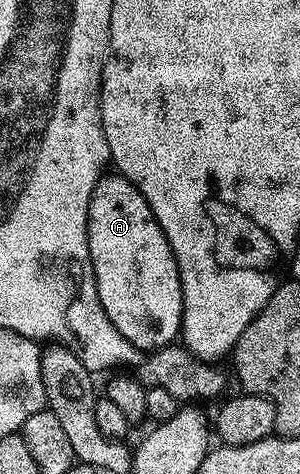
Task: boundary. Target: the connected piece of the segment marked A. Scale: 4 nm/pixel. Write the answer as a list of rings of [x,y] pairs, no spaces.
[[[102,175],[95,183],[89,200],[89,218],[87,219],[87,243],[89,258],[93,264],[95,283],[99,291],[99,303],[107,311],[107,319],[115,323],[115,331],[123,335],[142,351],[162,349],[178,340],[181,332],[181,312],[183,311],[183,291],[179,279],[179,267],[175,255],[167,243],[167,235],[159,227],[147,199],[120,175]]]

